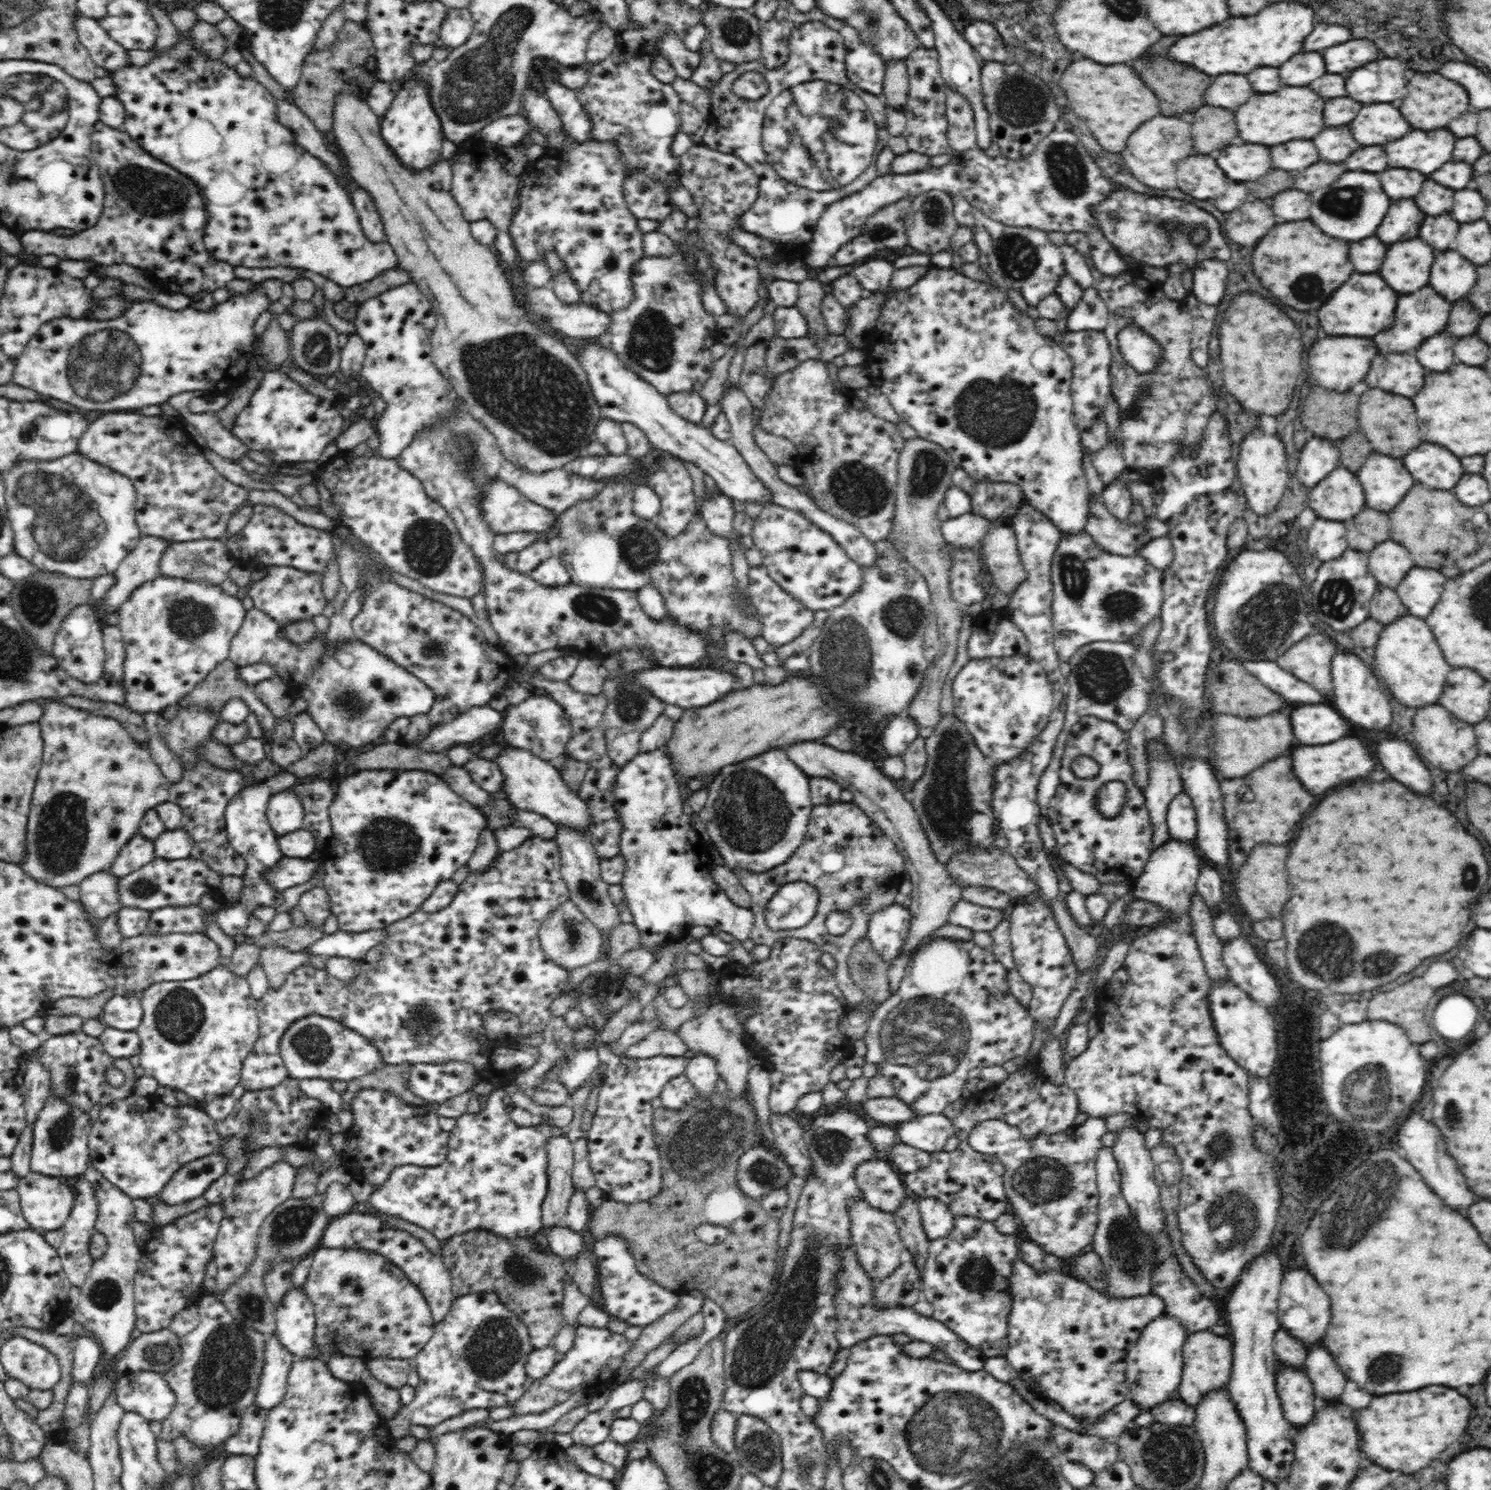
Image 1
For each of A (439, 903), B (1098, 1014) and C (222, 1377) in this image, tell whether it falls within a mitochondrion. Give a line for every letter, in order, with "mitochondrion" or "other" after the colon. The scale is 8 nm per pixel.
A: other
B: other
C: mitochondrion

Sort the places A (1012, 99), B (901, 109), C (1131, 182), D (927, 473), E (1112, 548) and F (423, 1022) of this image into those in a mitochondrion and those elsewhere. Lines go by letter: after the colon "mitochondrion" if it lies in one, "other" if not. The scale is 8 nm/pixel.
A: mitochondrion
B: other
C: other
D: mitochondrion
E: other
F: mitochondrion

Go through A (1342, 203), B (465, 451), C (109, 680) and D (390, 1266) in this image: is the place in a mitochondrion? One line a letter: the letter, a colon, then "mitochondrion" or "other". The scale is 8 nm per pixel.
A: mitochondrion
B: mitochondrion
C: other
D: other

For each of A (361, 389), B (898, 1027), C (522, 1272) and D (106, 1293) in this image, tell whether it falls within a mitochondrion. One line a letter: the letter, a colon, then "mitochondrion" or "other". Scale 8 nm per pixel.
A: other
B: mitochondrion
C: mitochondrion
D: mitochondrion

